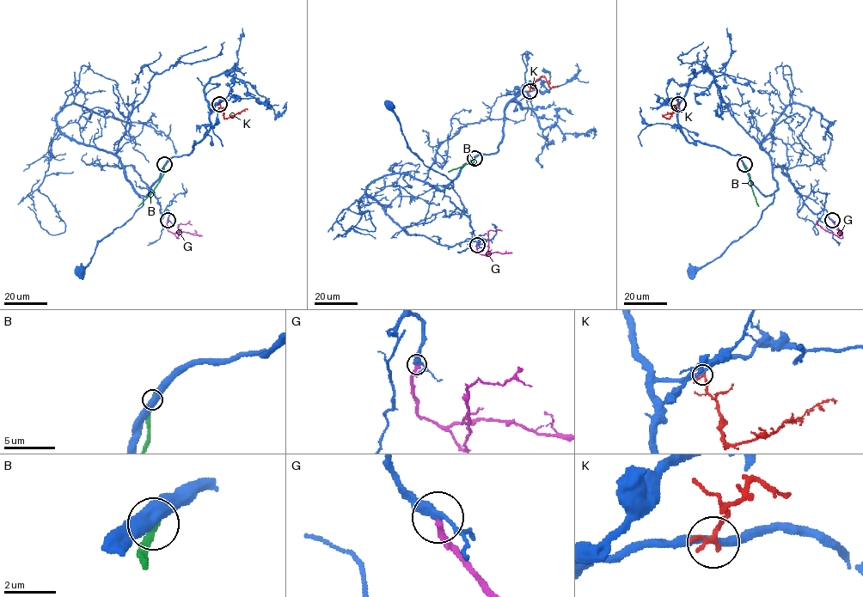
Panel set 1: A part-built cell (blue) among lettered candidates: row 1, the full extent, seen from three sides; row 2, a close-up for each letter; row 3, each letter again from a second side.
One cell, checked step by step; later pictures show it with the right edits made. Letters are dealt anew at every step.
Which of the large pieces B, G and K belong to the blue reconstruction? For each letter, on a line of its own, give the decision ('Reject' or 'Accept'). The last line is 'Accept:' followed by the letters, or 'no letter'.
B: Reject
G: Accept
K: Reject
Accept: G

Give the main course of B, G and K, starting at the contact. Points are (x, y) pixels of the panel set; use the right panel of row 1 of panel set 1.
B: (744, 164), (759, 206)
G: (832, 220), (841, 232), (841, 238), (817, 224)
K: (677, 103), (669, 118), (664, 116), (675, 112), (671, 109)

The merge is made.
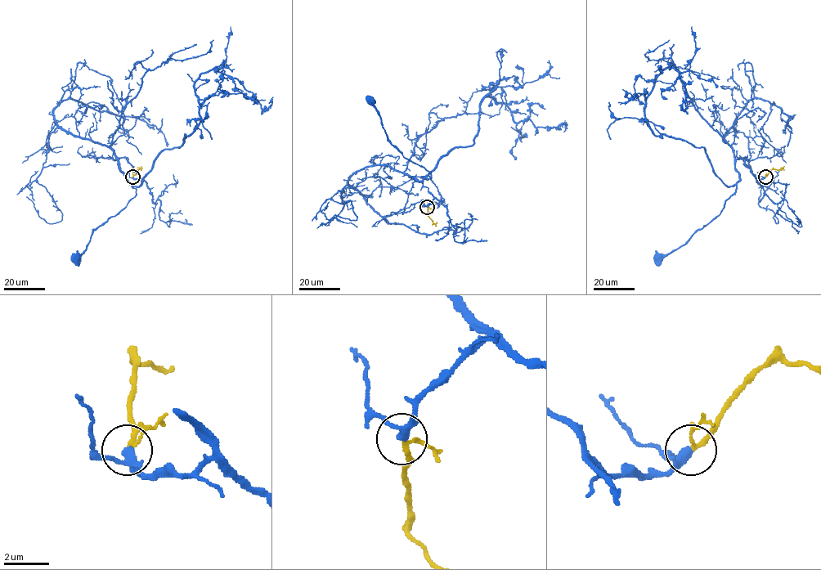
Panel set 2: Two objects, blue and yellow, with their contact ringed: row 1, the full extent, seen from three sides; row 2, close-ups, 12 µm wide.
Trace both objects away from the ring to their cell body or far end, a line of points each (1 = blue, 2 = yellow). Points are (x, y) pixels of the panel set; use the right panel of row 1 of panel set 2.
1: (765, 177), (758, 179), (743, 159), (738, 158), (735, 169), (739, 181), (721, 212), (684, 244), (657, 258)
2: (765, 177), (772, 169), (781, 170), (780, 168)

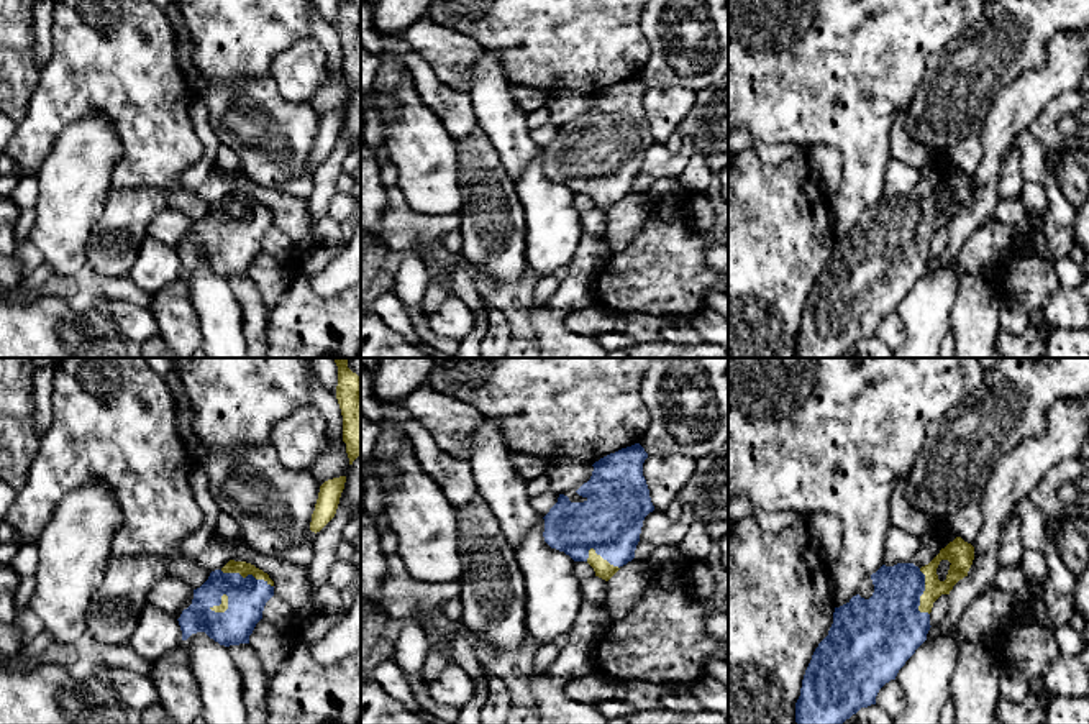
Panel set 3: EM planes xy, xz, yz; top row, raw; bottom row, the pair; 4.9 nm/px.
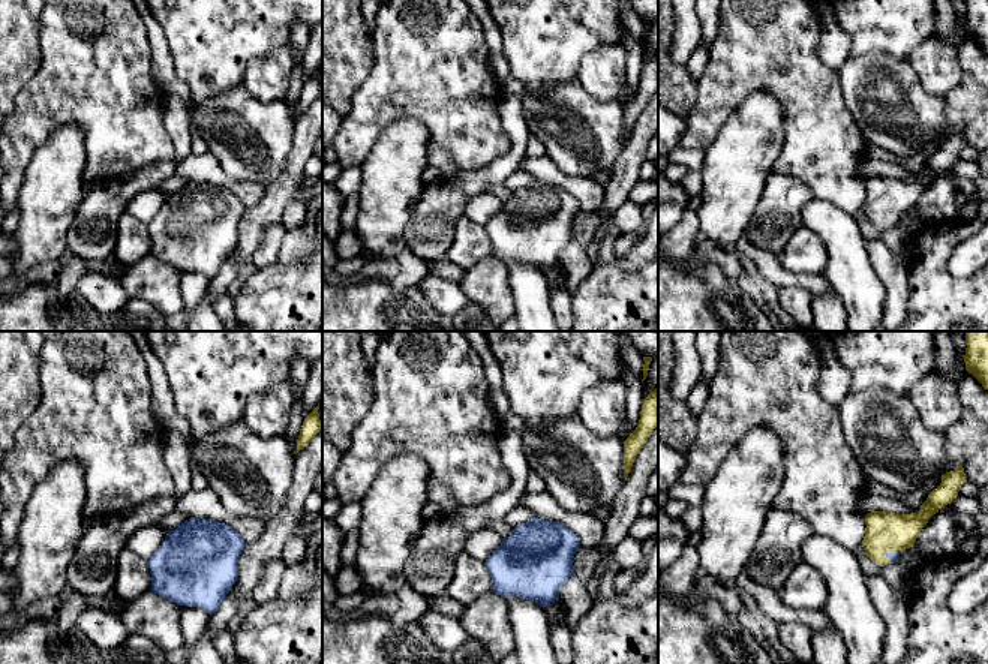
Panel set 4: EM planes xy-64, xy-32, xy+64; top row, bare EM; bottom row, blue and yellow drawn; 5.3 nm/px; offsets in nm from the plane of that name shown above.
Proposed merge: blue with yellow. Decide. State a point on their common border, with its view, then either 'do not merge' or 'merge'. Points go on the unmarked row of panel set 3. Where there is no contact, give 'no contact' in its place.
meets blue in xy at (246, 209); merge

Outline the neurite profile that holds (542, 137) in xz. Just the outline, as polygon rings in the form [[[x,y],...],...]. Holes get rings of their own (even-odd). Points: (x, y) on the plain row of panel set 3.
[[[546,123],[540,128],[531,130],[531,140],[540,149],[544,149],[549,141],[558,135],[559,126],[554,126],[553,123]]]

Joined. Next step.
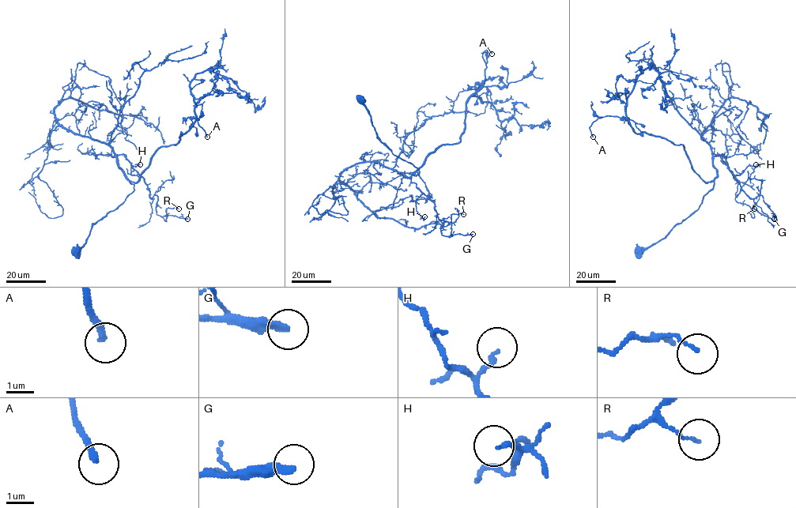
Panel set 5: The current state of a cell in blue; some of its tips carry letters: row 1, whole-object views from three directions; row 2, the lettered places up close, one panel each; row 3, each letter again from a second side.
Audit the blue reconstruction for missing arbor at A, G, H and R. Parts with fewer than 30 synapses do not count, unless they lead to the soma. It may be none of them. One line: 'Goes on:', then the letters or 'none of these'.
Goes on: A

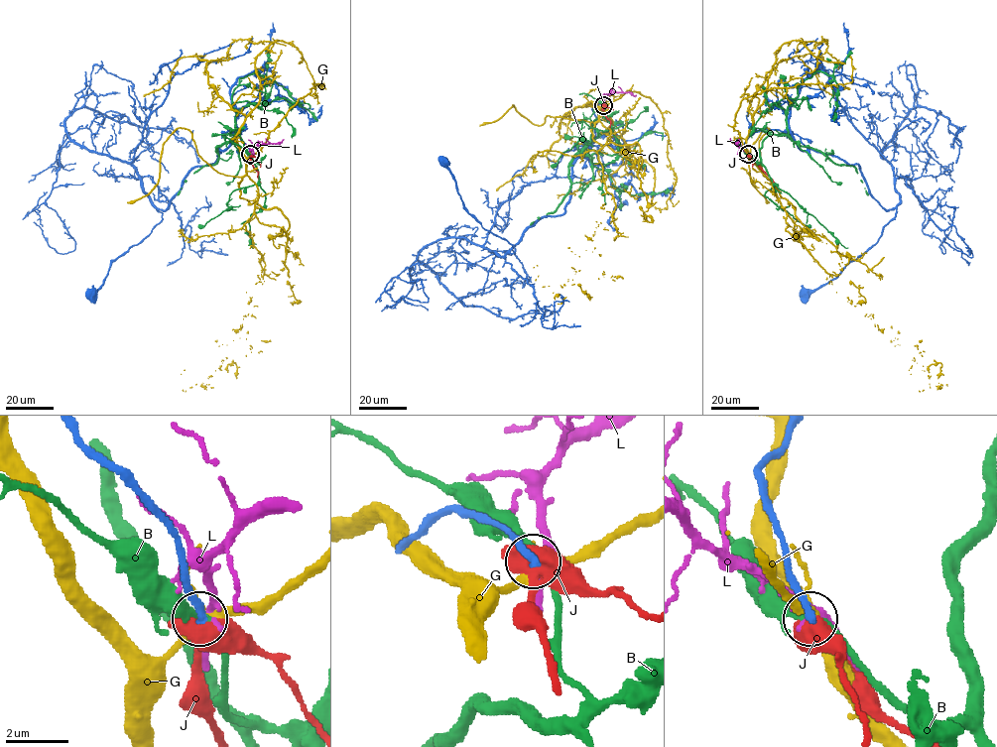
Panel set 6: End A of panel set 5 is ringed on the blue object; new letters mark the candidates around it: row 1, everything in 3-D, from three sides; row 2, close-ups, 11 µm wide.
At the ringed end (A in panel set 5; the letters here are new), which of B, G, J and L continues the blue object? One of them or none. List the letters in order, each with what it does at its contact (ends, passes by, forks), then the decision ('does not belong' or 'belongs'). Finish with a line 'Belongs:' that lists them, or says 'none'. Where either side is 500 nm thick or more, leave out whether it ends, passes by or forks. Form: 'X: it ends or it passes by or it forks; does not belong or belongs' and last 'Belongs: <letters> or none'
B: it passes by; does not belong
G: it forks; does not belong
J: belongs
L: it passes by; does not belong
Belongs: J

